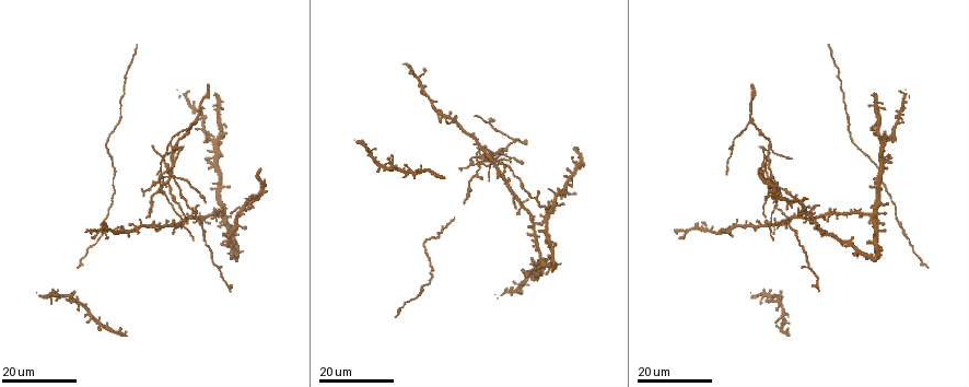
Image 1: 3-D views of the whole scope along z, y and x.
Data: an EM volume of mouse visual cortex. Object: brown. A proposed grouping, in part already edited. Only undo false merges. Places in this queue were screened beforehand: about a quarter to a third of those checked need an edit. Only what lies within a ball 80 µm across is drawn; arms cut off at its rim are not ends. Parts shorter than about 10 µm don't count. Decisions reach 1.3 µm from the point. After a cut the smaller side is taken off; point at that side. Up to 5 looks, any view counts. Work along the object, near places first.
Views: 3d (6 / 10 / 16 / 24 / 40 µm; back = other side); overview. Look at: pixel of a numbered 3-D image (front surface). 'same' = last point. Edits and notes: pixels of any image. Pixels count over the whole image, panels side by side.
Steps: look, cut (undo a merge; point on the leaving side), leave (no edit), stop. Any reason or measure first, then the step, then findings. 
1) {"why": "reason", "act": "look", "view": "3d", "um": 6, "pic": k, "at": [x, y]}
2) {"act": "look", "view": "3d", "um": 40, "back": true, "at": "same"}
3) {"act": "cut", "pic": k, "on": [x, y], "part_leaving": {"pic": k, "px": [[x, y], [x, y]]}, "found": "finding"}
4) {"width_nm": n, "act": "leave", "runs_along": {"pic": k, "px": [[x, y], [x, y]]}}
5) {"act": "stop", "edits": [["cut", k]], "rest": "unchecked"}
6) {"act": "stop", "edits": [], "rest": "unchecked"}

{"why": "two arms in line, one across", "act": "look", "view": "3d", "um": 16, "pic": 1, "at": [391, 161]}

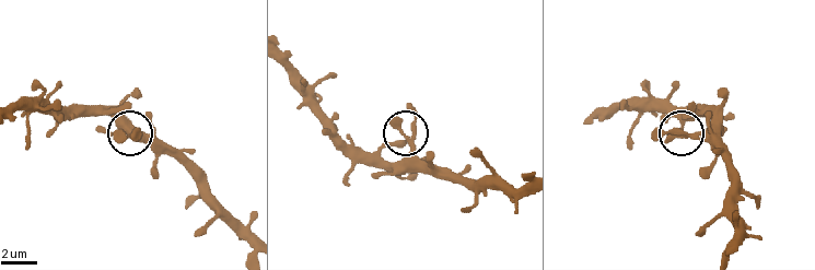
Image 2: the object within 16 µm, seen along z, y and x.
{"act": "look", "view": "3d", "um": 10, "pic": 2, "at": [414, 145]}

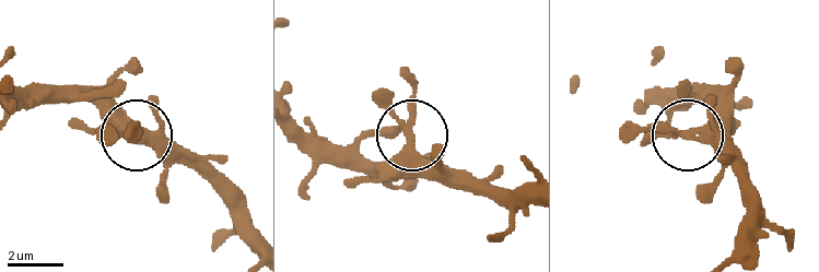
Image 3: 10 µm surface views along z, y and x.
{"width_nm": 250, "act": "leave", "found": "all the same cell"}

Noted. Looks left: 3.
{"act": "look", "view": "3d", "um": 16, "pic": 1, "at": [446, 119]}

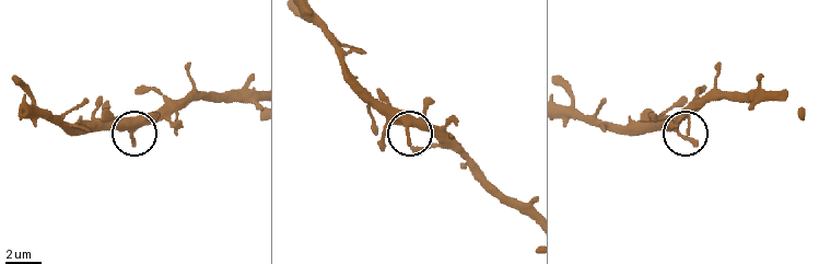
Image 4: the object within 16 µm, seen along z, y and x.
{"act": "look", "view": "3d", "um": 10, "pic": 4, "at": [130, 135]}

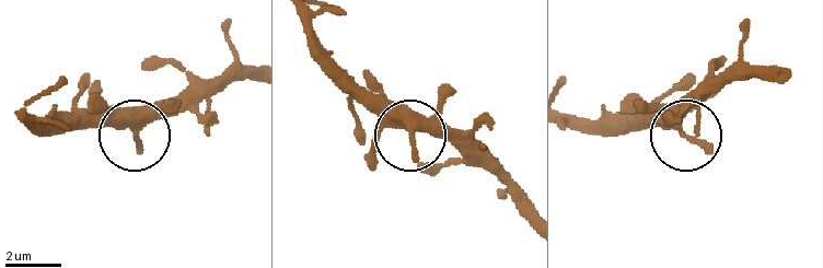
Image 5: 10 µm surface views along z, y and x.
{"act": "leave", "runs_along": {"pic": 5, "px": [[767, 71], [729, 73], [680, 129], [635, 94]]}, "found": "all the same cell"}

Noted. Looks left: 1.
{"act": "stop", "edits": [], "rest": "unchecked"}

